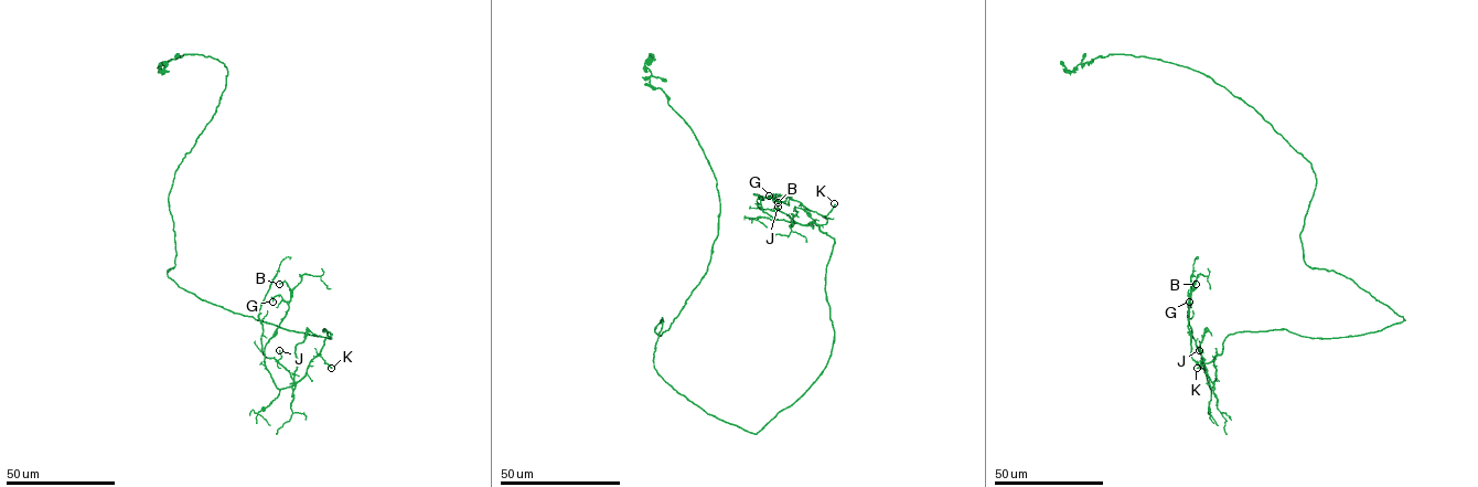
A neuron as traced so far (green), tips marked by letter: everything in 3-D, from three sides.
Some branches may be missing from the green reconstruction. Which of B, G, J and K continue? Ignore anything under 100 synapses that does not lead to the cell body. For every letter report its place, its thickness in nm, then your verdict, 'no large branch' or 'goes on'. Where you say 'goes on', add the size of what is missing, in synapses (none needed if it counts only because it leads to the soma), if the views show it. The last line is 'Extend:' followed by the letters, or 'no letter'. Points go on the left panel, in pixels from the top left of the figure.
B: at (279, 284); 120 nm thick; no large branch
G: at (272, 302); 170 nm thick; no large branch
J: at (279, 350); 130 nm thick; no large branch
K: at (331, 368); 260 nm thick; goes on
Extend: K

